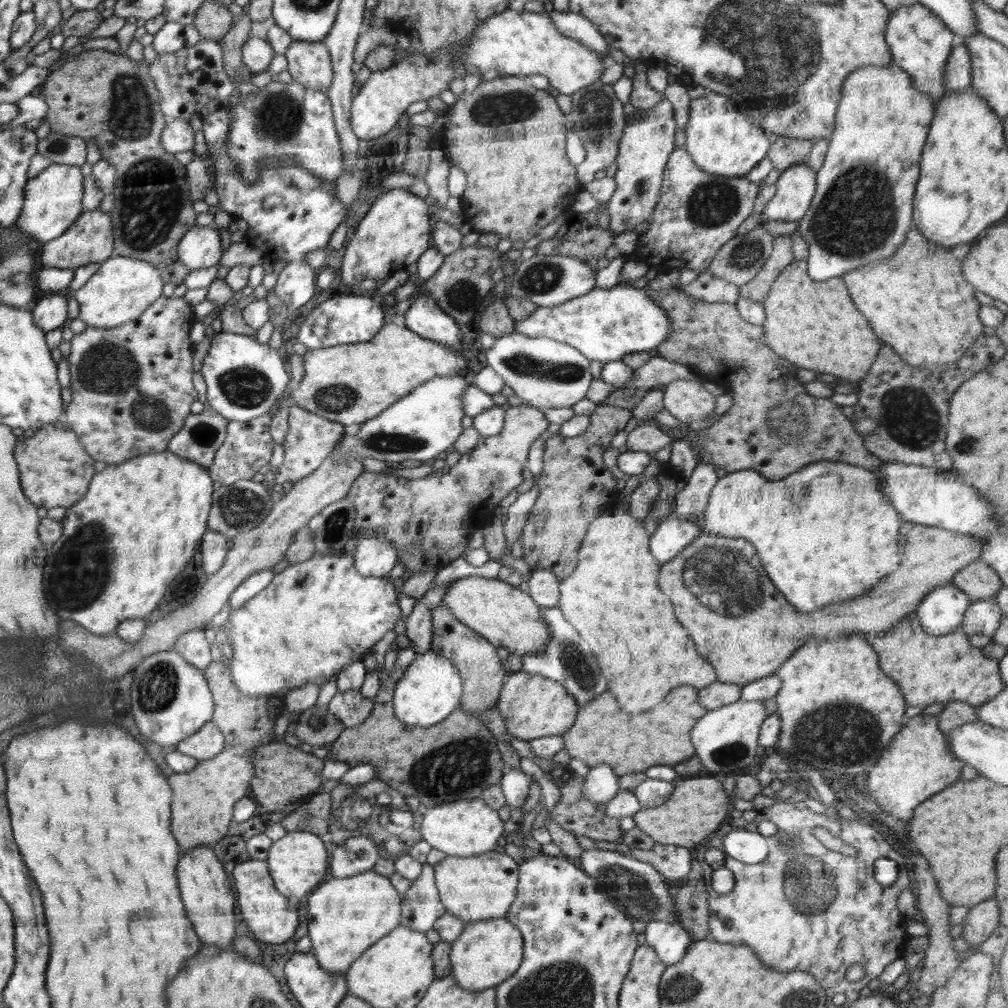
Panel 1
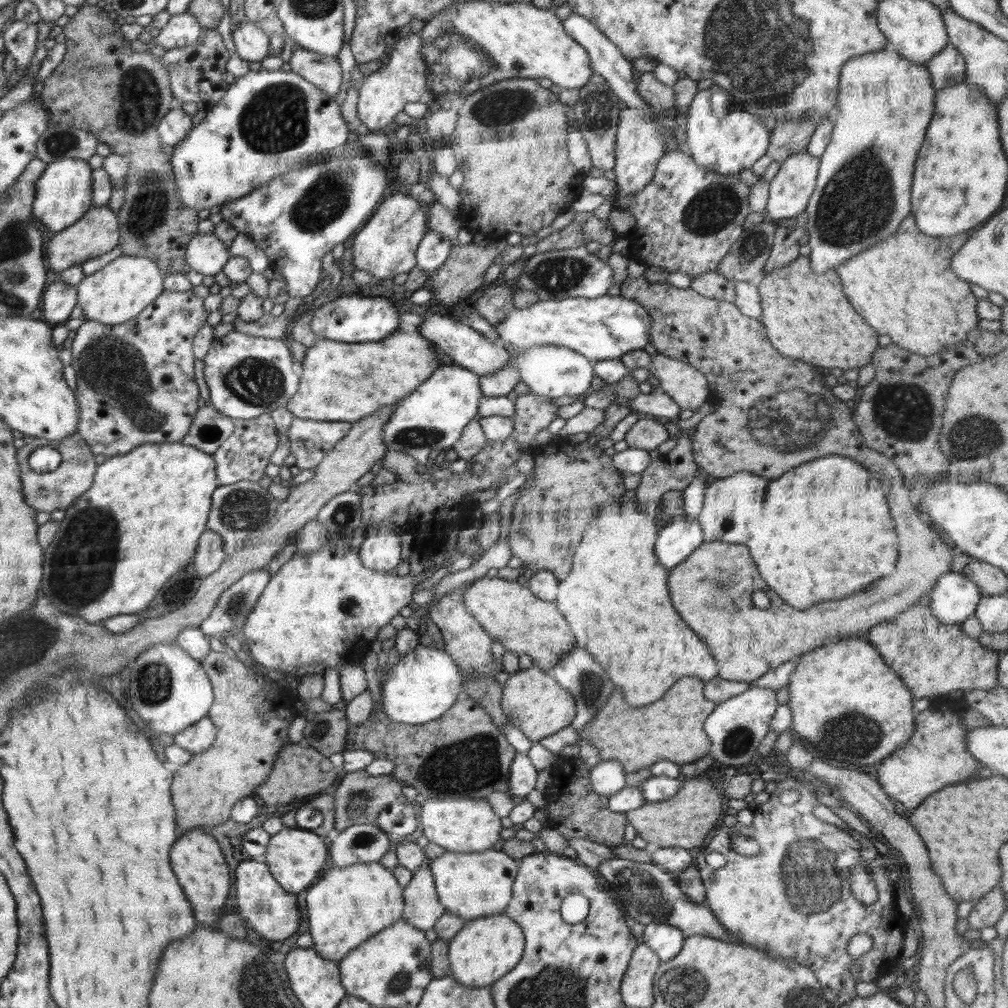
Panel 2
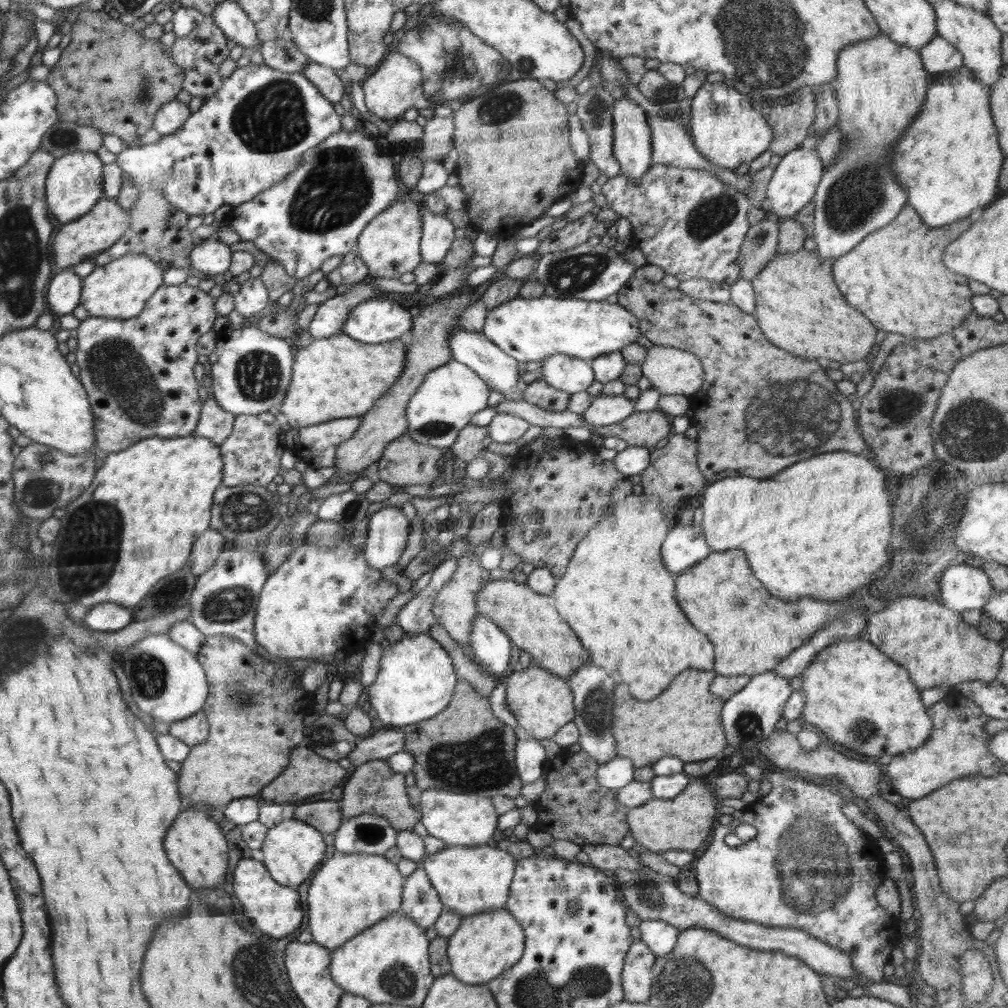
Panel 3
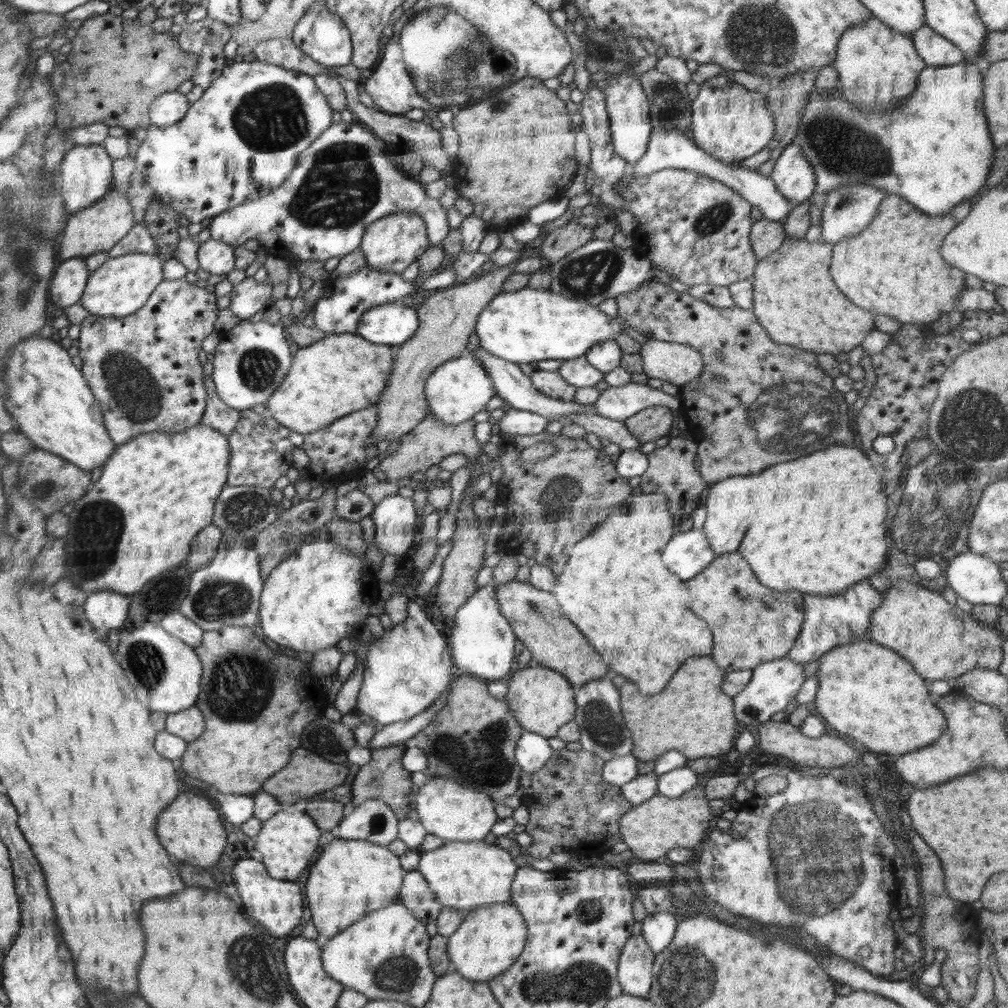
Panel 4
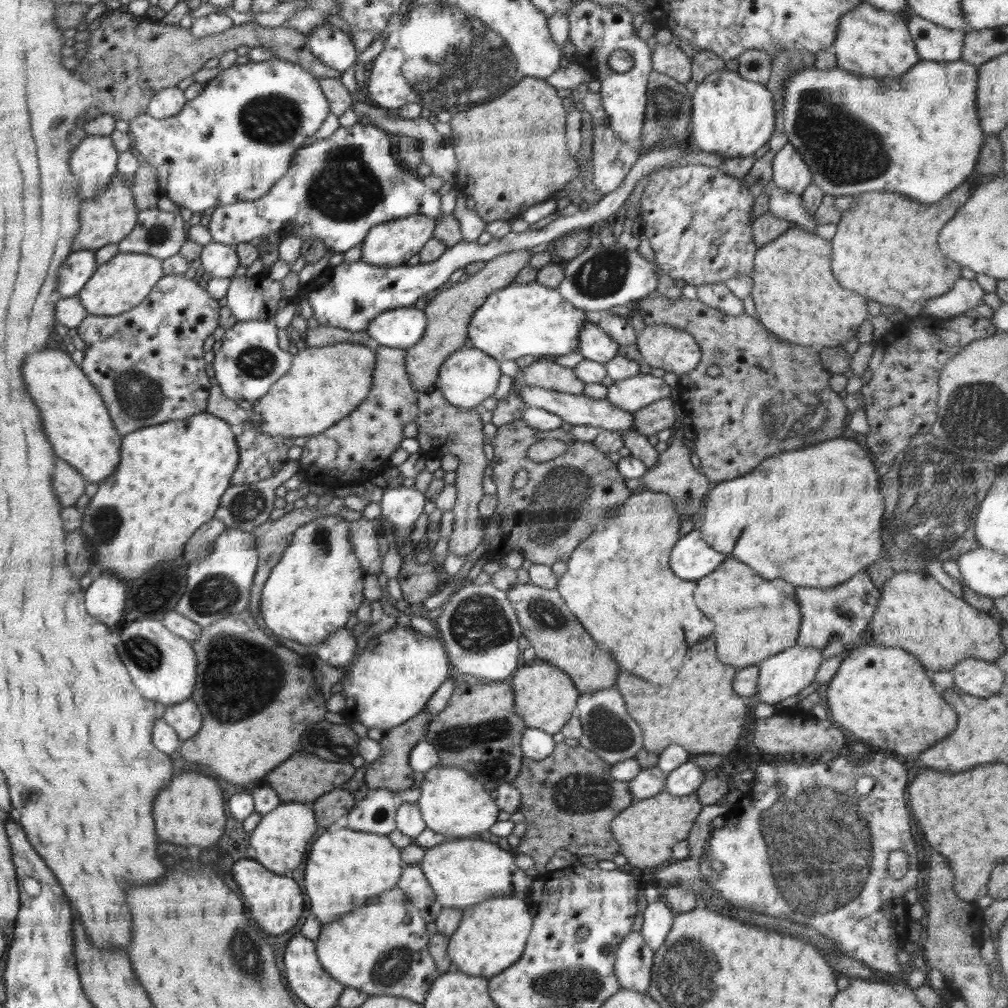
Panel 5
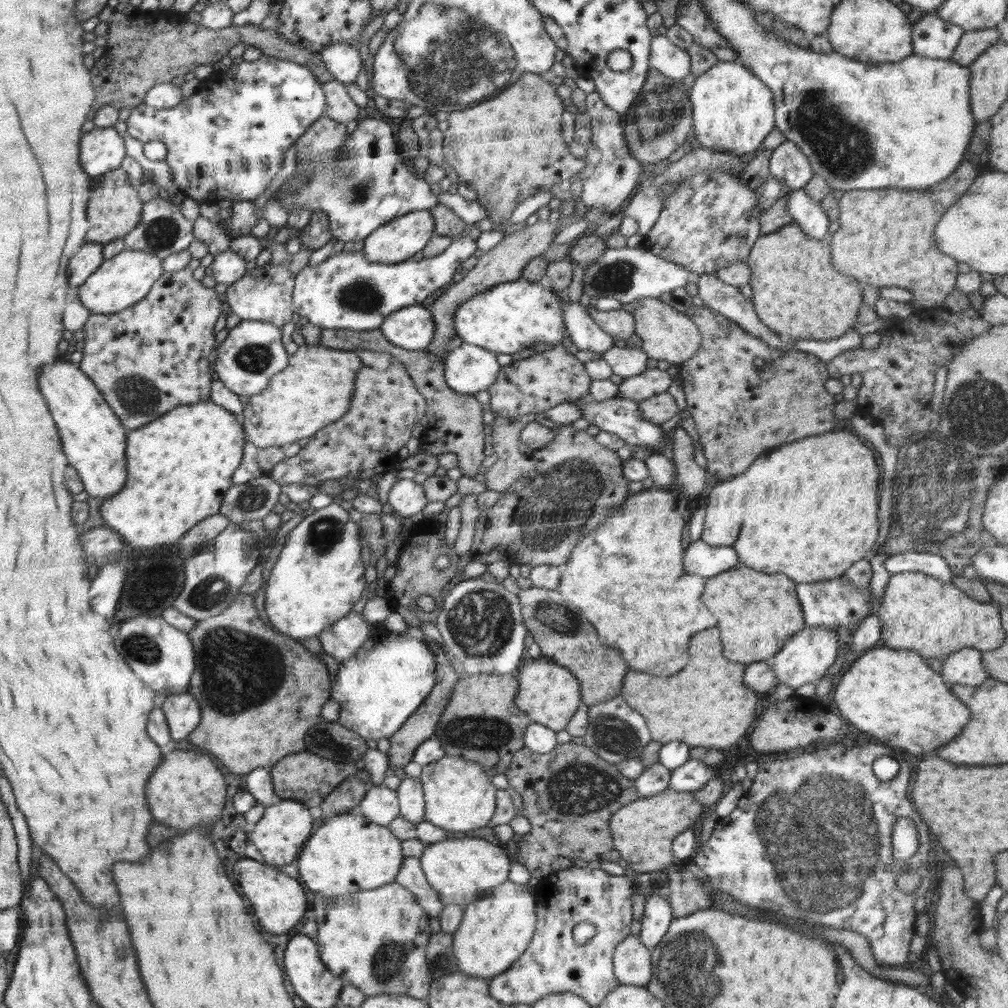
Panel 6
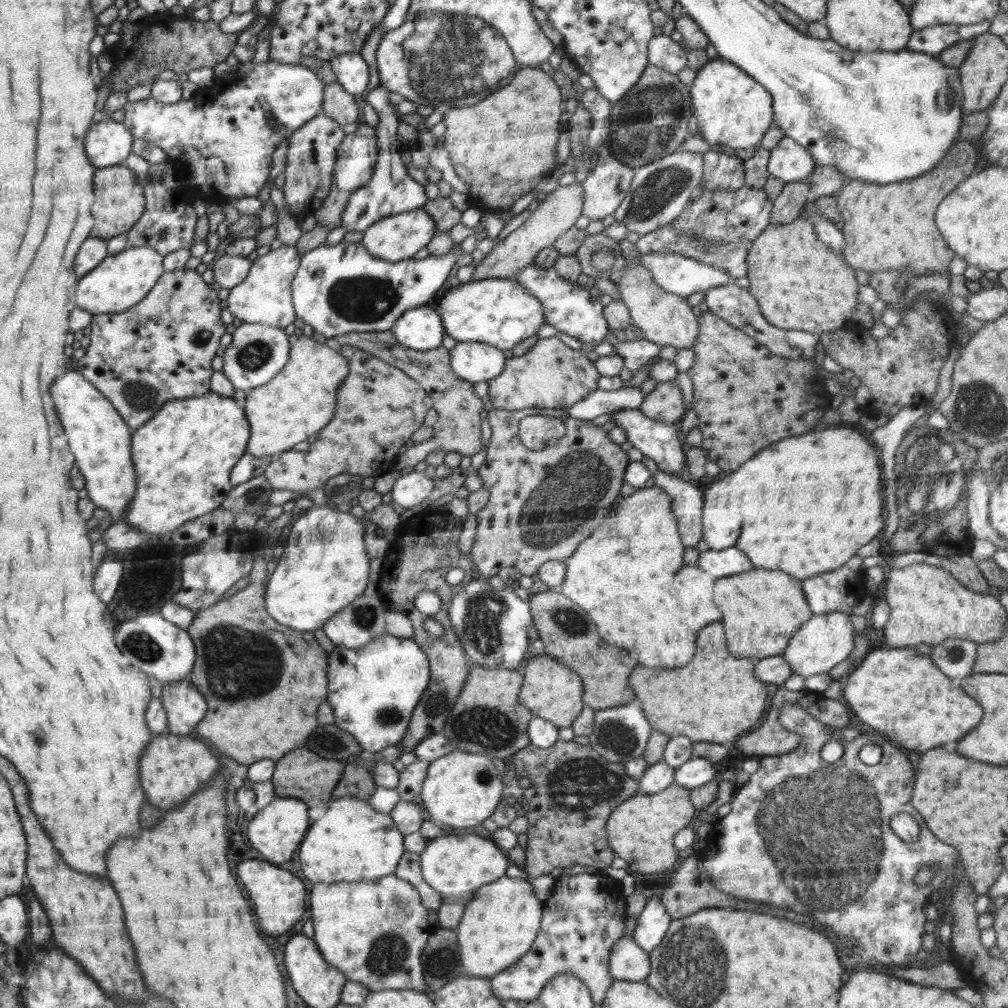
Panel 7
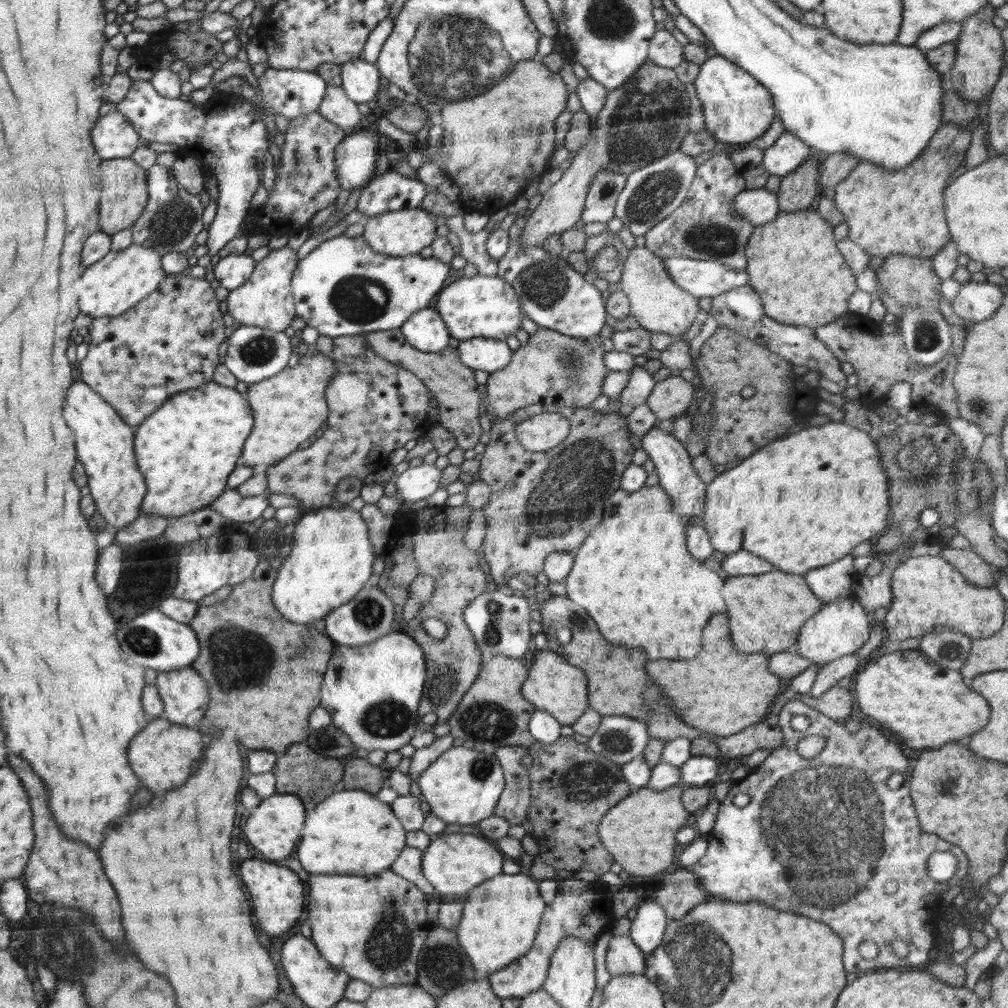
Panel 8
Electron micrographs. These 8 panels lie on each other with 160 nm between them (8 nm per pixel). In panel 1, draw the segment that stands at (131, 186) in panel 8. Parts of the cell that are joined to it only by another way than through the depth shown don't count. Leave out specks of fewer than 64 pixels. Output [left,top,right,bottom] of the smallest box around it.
[40,209,114,268]

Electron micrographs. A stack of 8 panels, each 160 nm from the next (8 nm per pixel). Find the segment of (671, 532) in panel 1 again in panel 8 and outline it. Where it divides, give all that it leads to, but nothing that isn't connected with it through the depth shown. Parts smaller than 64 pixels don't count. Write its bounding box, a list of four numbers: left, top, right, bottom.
[720,548,777,577]

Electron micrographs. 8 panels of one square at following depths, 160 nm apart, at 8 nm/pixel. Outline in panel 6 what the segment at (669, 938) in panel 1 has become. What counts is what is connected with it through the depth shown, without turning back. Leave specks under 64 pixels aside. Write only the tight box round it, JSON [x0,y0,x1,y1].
[638,893,673,951]

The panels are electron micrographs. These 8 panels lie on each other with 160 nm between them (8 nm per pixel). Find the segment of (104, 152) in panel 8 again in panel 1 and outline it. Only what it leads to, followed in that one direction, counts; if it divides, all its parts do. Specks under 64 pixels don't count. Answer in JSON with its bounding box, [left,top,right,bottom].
[15,163,86,243]

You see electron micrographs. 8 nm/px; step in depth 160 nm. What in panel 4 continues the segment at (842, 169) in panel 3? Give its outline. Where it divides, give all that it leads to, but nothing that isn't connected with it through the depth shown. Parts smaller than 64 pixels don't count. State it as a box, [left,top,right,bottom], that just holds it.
[821,15,927,245]

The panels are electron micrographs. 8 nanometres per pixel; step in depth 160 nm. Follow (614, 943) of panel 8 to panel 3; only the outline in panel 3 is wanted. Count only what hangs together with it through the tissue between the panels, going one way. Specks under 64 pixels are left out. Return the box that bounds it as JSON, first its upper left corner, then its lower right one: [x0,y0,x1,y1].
[621,940,657,1002]

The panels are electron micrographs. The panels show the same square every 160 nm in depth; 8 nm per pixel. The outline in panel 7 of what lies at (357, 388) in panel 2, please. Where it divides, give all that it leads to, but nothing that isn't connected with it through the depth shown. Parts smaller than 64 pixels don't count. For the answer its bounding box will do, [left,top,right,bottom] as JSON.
[246,335,349,457]

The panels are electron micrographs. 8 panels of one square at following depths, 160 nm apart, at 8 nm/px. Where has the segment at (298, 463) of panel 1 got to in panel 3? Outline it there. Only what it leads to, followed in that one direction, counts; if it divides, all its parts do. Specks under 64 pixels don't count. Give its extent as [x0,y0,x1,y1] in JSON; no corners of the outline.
[290,417,360,469]

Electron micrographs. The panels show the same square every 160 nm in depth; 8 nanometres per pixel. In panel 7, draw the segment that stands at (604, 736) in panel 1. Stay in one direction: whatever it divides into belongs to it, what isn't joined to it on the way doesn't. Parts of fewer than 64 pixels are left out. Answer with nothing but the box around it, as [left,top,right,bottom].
[629,624,768,745]

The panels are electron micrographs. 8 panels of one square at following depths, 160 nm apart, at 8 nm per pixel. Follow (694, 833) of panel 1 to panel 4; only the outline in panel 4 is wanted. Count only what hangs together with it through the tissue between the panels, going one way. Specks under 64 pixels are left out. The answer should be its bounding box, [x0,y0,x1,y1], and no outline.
[619,786,718,861]

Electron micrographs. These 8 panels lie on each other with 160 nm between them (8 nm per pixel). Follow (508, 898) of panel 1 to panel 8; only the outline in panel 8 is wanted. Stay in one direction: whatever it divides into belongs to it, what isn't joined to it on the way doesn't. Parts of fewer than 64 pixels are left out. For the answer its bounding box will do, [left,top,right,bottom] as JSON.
[421,834,504,898]

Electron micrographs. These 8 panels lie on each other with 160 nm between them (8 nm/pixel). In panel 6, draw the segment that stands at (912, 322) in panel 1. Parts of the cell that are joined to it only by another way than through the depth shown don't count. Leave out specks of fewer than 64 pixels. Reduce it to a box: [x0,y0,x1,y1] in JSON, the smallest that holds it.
[828,156,976,312]

